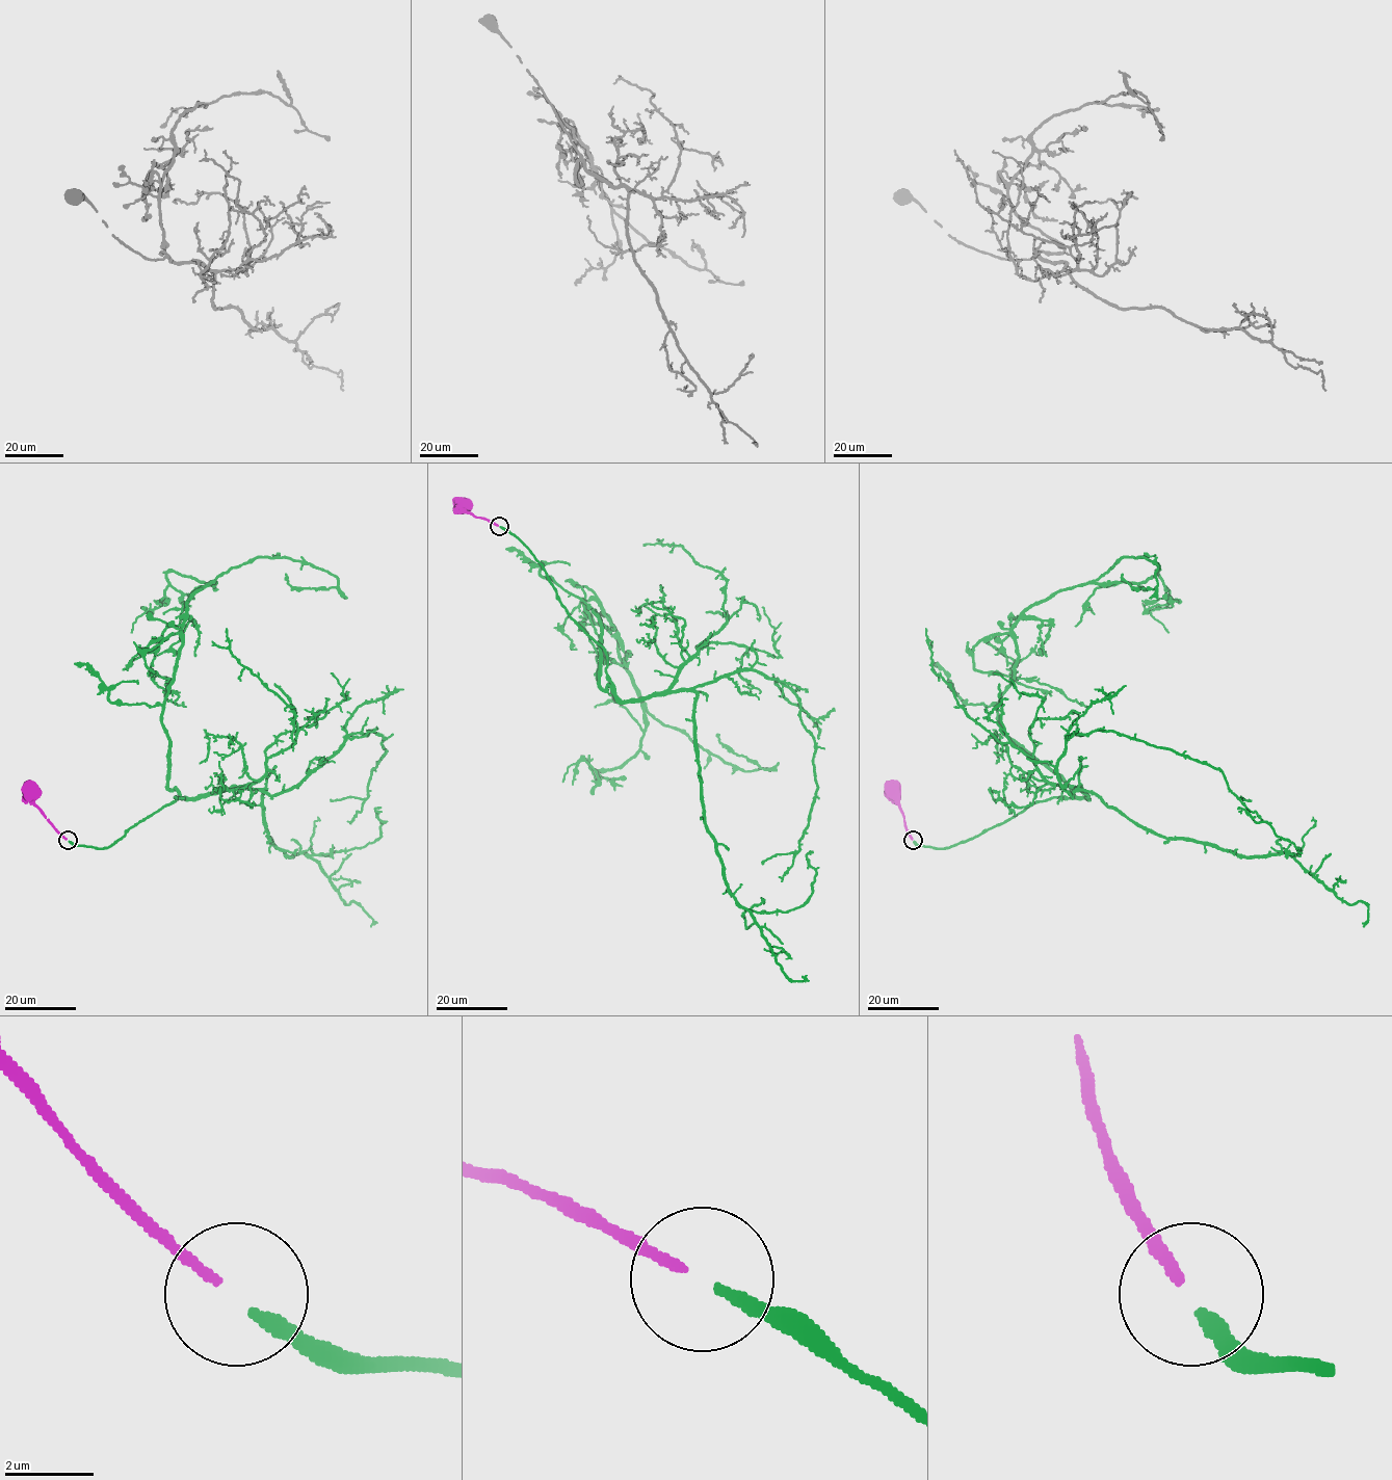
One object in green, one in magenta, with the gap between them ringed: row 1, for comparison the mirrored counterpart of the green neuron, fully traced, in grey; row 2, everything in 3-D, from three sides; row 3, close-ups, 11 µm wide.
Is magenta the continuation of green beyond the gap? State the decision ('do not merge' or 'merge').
merge

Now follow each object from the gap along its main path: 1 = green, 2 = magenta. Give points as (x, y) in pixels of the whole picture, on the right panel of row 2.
1: (913, 841), (948, 848), (1073, 797), (999, 723), (1012, 627), (1125, 556), (1158, 566), (1157, 585), (1123, 574)
2: (913, 839), (900, 807), (887, 792), (890, 791)

